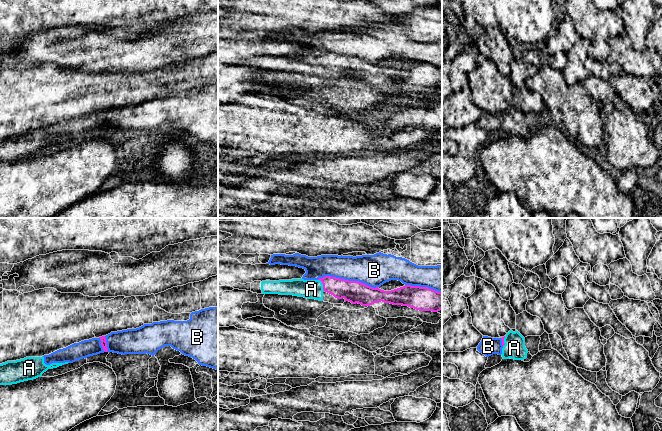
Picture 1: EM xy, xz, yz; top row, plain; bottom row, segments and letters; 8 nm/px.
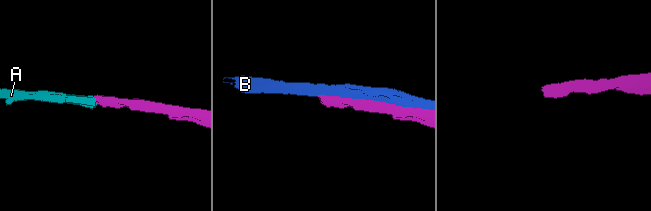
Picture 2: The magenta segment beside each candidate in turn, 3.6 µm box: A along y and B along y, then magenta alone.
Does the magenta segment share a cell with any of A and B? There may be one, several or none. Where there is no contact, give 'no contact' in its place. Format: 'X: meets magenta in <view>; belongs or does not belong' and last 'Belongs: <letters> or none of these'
A: meets magenta in xz; belongs
B: meets magenta in xz; does not belong
Belongs: A

